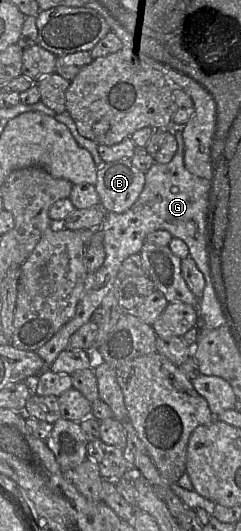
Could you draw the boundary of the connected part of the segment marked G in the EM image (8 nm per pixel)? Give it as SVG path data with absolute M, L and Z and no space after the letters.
M173 128L178 142L175 155L168 163L153 163L145 174L144 188L133 206L123 213L107 212L100 226L105 249L105 260L102 266L88 273L75 315L36 350L46 368L49 368L57 356L68 347L71 335L91 320L96 308L112 289L114 279L111 280L111 278L117 263L120 263L124 255L124 258L128 258L132 254L139 253L146 237L154 231L165 230L172 237L183 240L188 247L189 256L203 274L204 280L211 280L208 257L211 180L195 176L186 169L185 146L181 130L181 128Z

